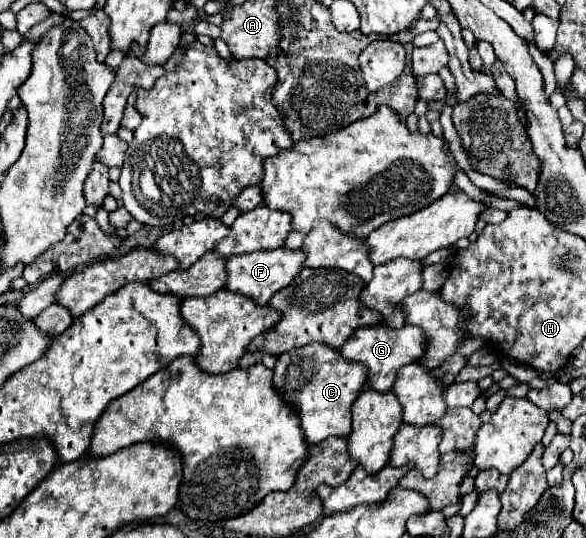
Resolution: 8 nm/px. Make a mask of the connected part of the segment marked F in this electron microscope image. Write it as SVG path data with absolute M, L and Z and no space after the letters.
M277 248L277 250L259 250L249 254L231 256L227 260L227 288L233 292L241 292L245 296L251 296L259 306L267 306L269 298L279 292L281 288L289 286L295 276L303 270L305 252L303 250L289 250L289 248Z

